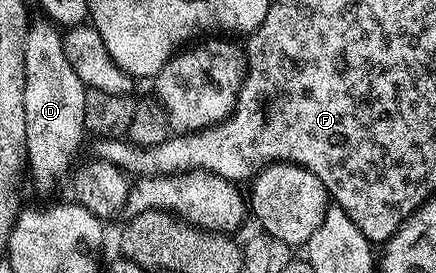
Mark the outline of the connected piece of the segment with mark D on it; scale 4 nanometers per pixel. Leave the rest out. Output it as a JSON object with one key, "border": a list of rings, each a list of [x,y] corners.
{"border":[[[33,22],[29,26],[24,45],[24,64],[27,170],[31,182],[33,179],[37,189],[48,195],[71,169],[84,143],[84,114],[89,114],[90,100],[84,83],[78,81],[78,73],[74,73],[74,69],[70,69],[70,61],[66,61],[64,37],[55,22]]]}

